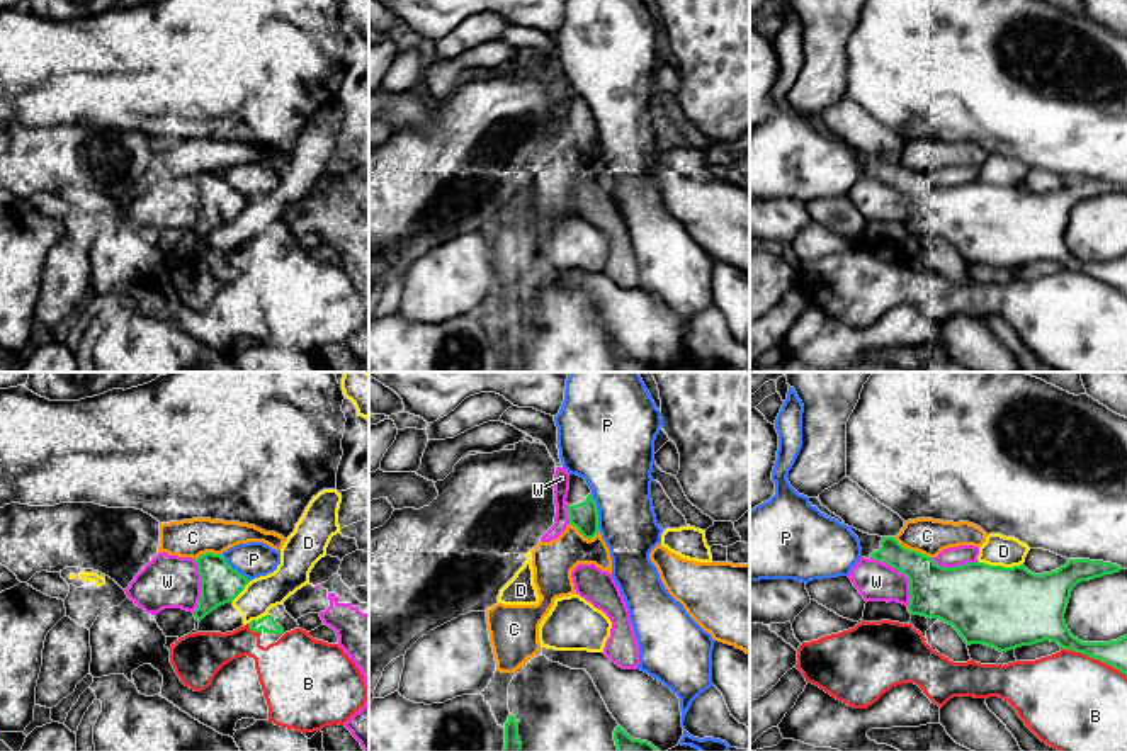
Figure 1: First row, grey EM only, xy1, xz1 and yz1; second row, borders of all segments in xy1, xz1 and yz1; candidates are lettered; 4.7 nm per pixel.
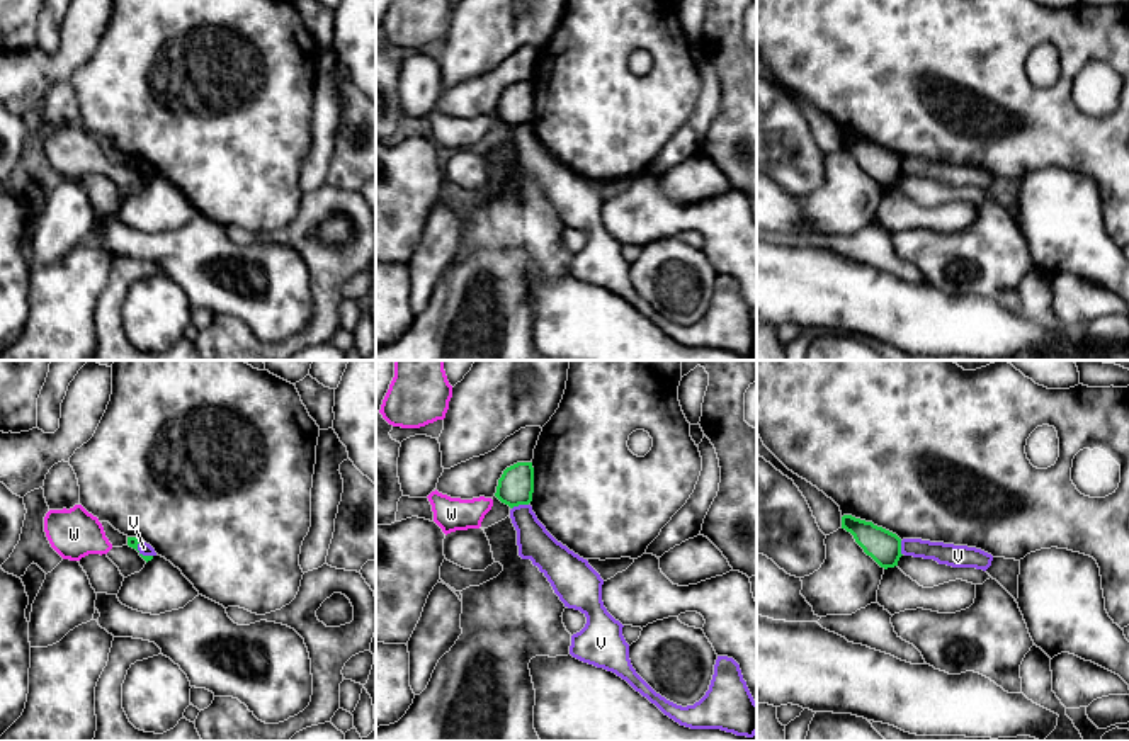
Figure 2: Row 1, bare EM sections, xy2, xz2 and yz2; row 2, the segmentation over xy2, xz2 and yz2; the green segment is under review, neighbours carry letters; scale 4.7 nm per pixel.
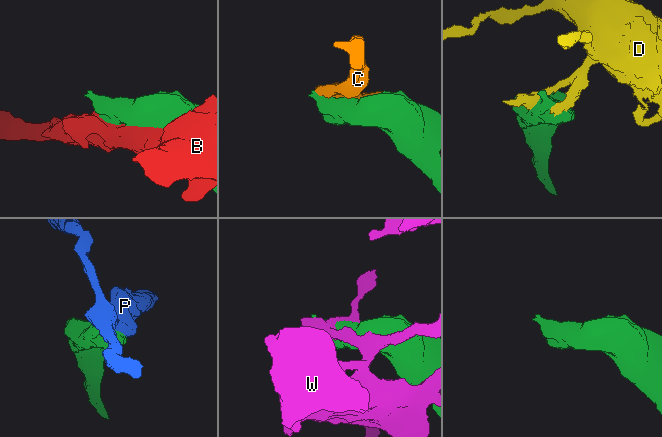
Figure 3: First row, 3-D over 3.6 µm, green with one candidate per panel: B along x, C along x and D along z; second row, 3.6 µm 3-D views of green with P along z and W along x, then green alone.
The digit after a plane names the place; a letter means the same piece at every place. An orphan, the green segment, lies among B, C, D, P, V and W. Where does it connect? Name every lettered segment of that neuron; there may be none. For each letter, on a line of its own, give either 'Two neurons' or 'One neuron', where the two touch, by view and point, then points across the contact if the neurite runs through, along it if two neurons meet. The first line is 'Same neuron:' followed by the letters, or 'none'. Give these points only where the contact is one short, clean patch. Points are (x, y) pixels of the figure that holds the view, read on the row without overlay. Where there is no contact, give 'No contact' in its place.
Same neuron: none
B: Two neurons. Touches green at yz1 (1093, 277)
C: Two neurons. Touches green at yz1 (913, 170)
D: Two neurons. Touches green at yz1 (1000, 186)
P: Two neurons. Touches green at xz1 (597, 131)
V: Two neurons. Touches green at xz2 (519, 123). Boundary: xz2 (527, 123), (519, 123), (512, 128)
W: Two neurons. Touches green at yz1 (903, 192)

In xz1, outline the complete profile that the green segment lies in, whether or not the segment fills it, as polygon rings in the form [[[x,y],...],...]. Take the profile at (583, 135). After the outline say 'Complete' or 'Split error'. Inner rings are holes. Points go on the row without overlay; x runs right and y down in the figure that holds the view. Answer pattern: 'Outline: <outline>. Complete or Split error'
Outline: [[[569,93],[566,122],[568,141],[576,146],[585,158],[593,158],[598,153],[598,129],[592,109],[583,97]]]. Split error

